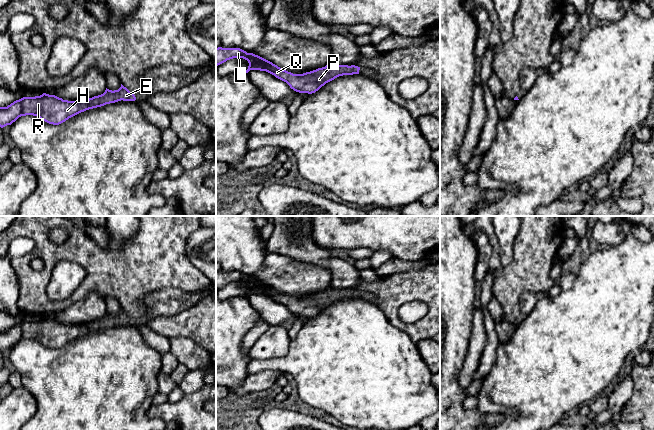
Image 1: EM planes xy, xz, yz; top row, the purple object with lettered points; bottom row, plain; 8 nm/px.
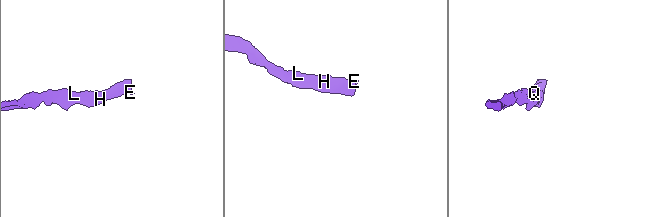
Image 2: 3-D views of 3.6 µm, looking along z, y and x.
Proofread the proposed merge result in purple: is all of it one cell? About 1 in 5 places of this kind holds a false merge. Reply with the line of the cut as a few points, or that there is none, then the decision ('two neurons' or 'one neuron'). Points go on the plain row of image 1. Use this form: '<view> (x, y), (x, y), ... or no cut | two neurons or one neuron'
no cut | one neuron

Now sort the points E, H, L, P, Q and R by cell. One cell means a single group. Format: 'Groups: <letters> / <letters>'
Groups: E H L P Q R

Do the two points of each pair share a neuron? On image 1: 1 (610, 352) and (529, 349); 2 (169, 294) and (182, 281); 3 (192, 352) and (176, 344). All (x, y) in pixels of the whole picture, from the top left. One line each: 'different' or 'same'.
1: same
2: different
3: same

